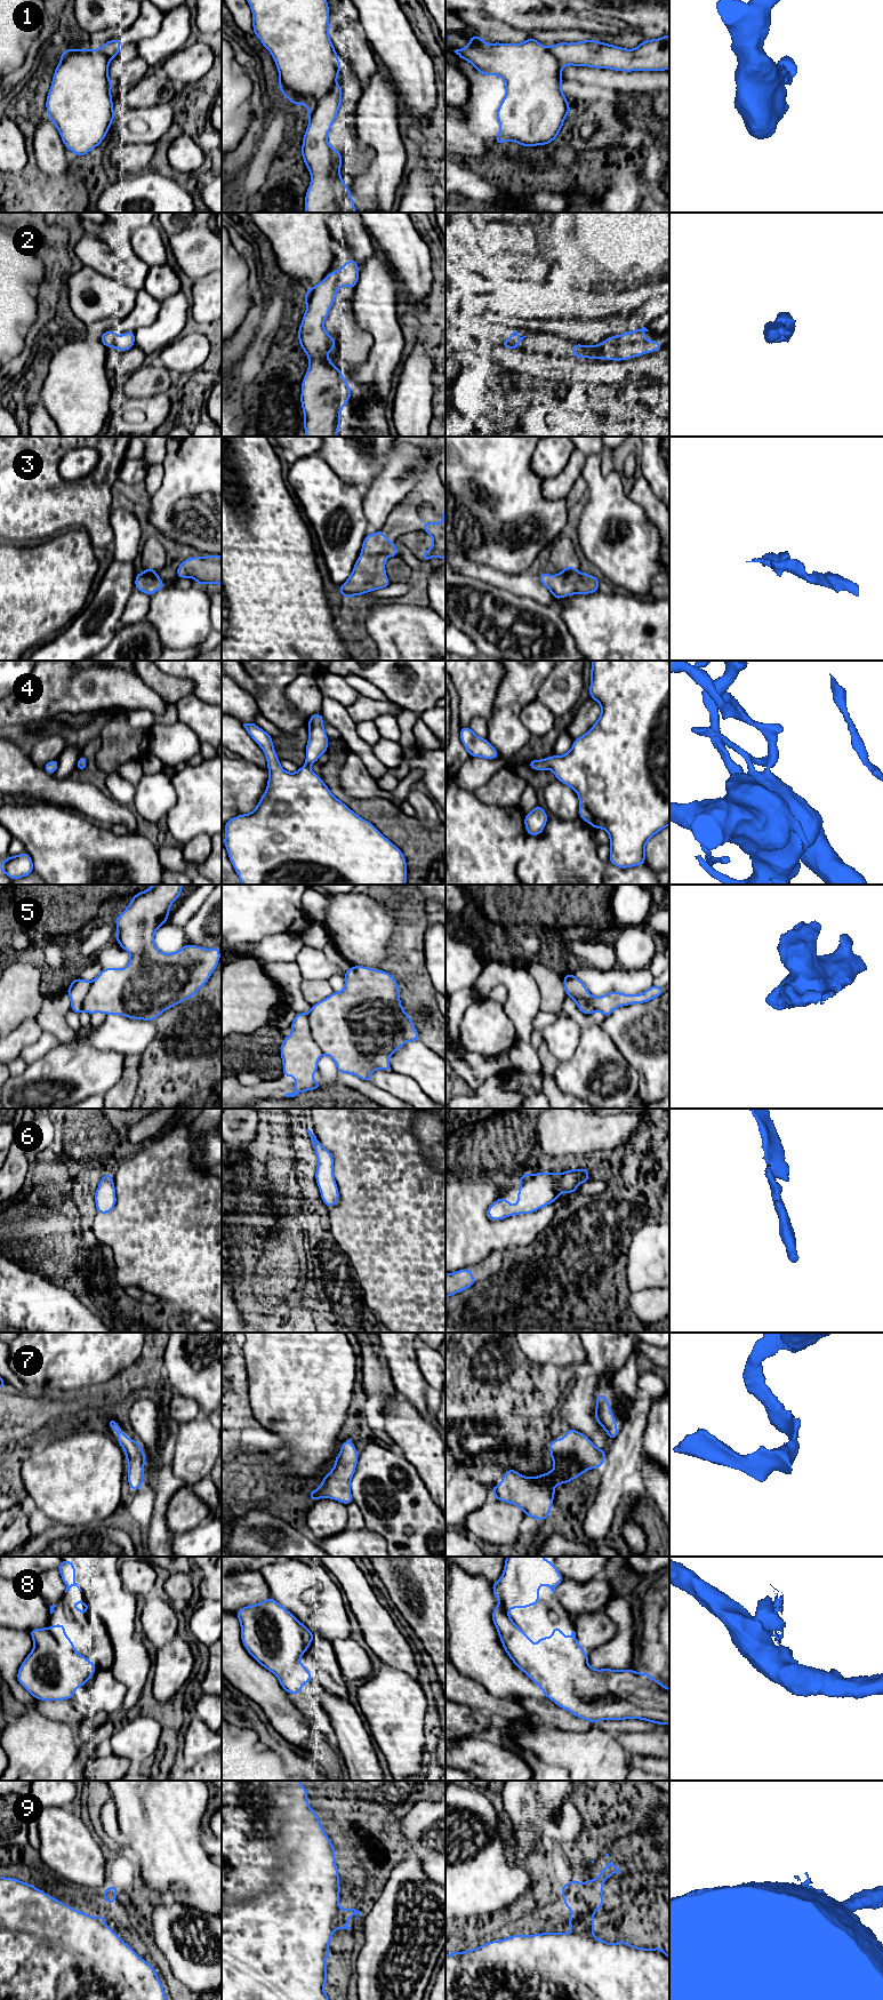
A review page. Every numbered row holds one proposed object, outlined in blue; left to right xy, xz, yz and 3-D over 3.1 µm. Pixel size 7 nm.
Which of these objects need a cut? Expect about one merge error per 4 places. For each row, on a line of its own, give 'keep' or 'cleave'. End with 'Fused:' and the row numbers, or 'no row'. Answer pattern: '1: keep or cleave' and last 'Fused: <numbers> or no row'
1: cleave
2: keep
3: keep
4: keep
5: keep
6: keep
7: keep
8: cleave
9: keep
Fused: 1, 8

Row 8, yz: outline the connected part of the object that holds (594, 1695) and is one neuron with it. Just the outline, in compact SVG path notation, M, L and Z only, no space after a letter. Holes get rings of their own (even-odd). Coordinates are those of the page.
M498 1603L491 1617L508 1657L557 1706L592 1723L641 1719L669 1726L669 1689L649 1672L581 1666L536 1646Z

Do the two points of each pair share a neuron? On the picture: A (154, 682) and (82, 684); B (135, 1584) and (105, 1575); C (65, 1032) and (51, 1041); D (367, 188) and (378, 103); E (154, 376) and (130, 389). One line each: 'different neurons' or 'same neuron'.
A: different neurons
B: different neurons
C: different neurons
D: same neuron
E: same neuron

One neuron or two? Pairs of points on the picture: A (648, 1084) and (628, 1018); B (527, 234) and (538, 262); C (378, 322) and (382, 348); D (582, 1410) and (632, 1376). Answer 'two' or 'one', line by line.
A: one
B: one
C: one
D: two

